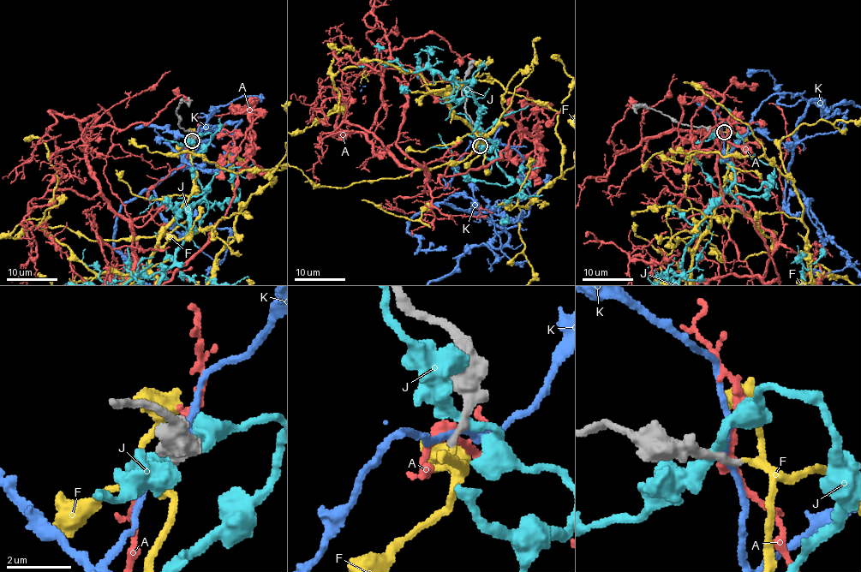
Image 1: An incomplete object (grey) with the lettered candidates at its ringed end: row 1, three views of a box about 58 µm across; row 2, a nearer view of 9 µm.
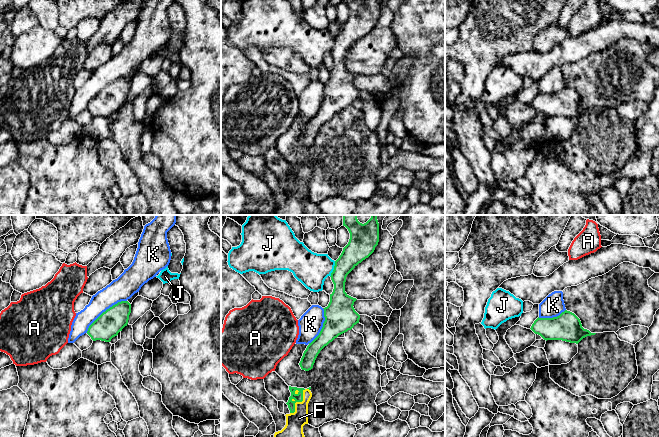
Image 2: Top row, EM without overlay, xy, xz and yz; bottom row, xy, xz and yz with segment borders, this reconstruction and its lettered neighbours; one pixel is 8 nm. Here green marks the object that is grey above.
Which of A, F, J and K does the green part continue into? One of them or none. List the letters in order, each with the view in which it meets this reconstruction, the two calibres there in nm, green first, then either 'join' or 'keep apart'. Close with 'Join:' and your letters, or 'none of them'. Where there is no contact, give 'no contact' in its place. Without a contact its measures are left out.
A: no contact; keep apart
F: contact in xz; calibres 70 and 160 nm; join
J: contact in xz; calibres 190 and 280 nm; keep apart
K: contact in xy; calibres 200 and 190 nm; keep apart
Join: F

